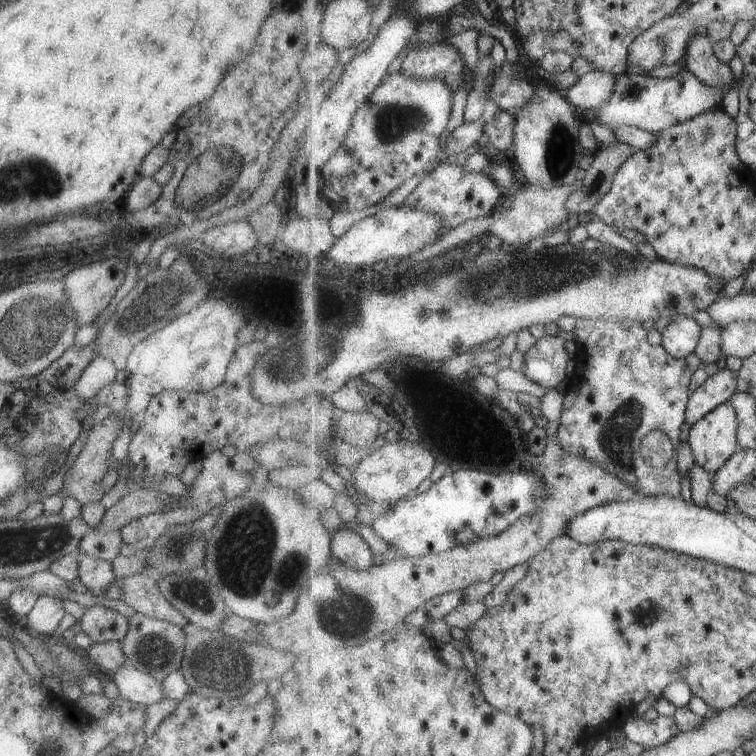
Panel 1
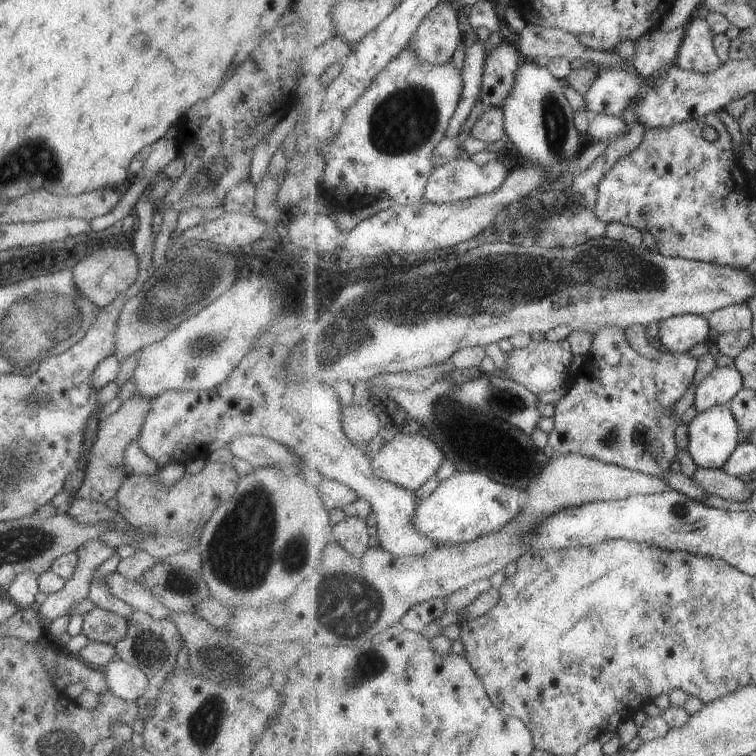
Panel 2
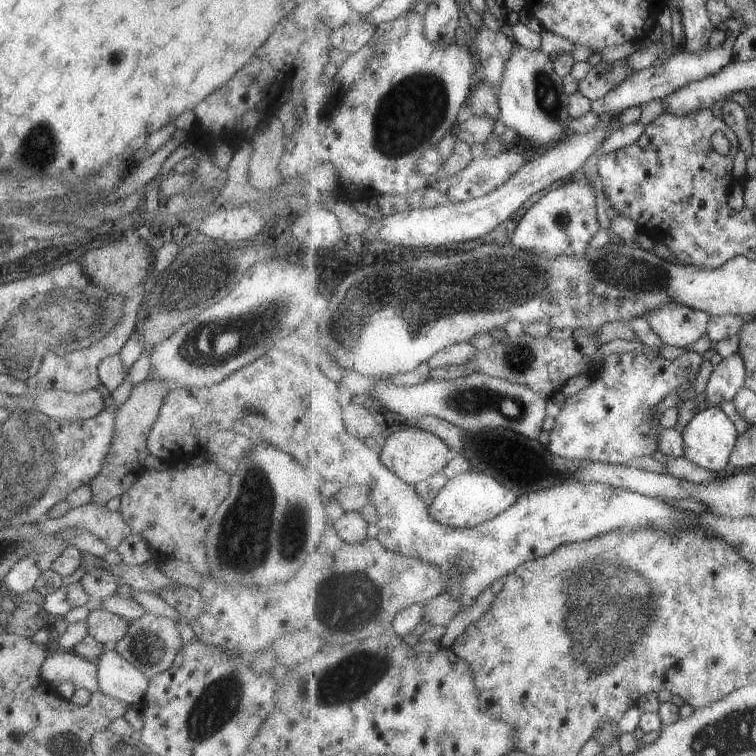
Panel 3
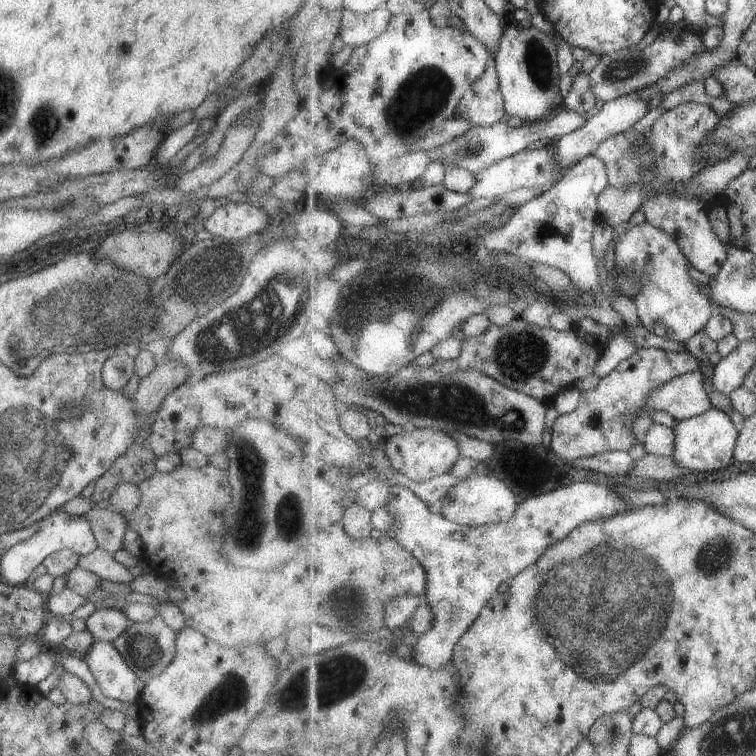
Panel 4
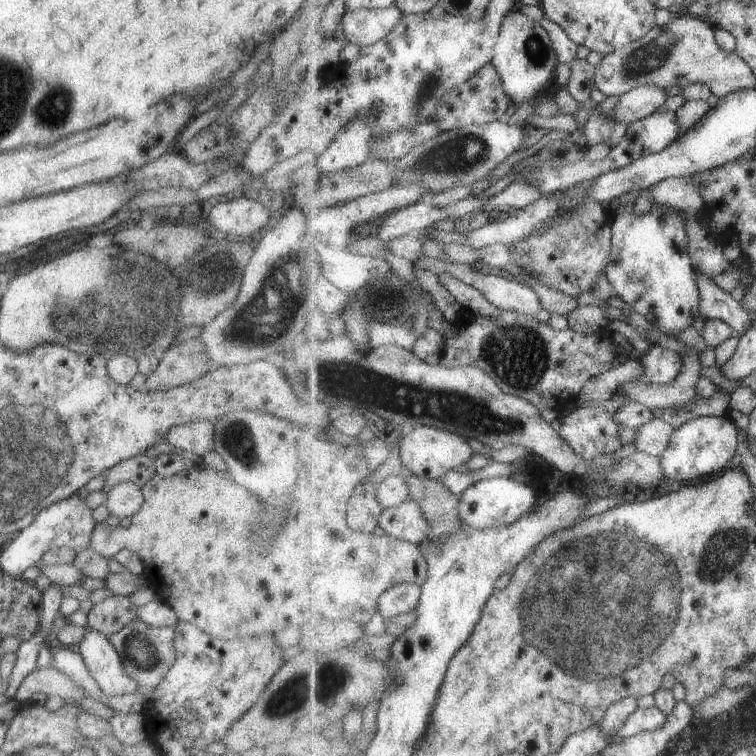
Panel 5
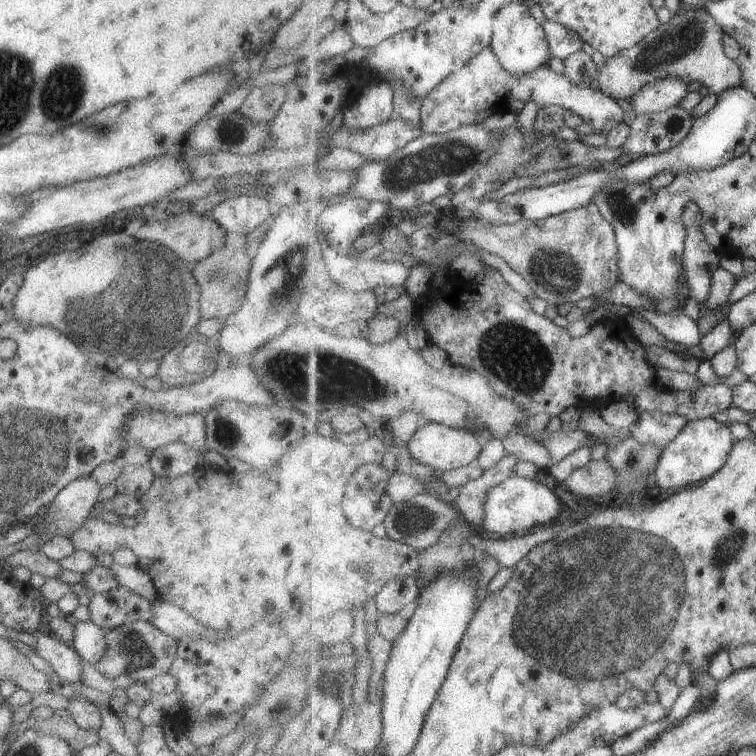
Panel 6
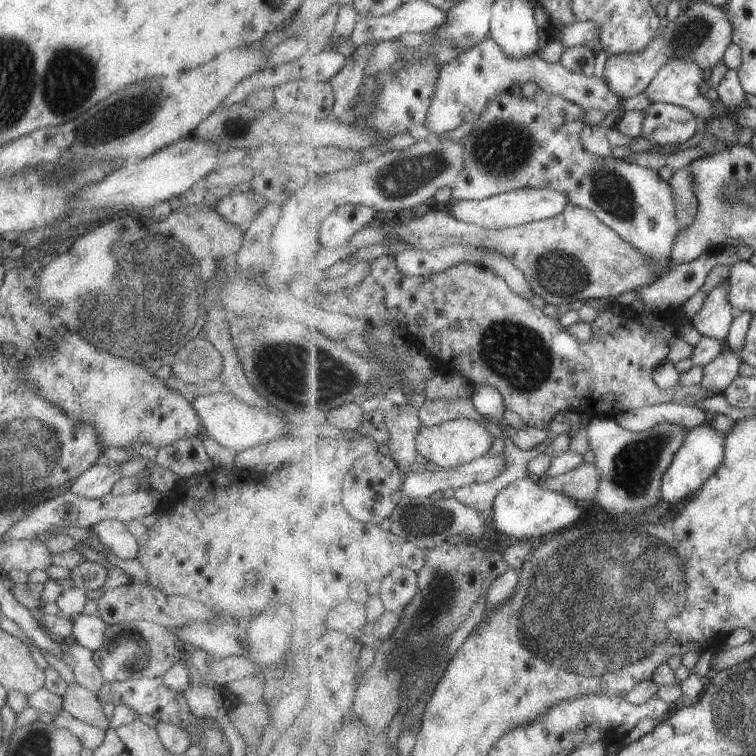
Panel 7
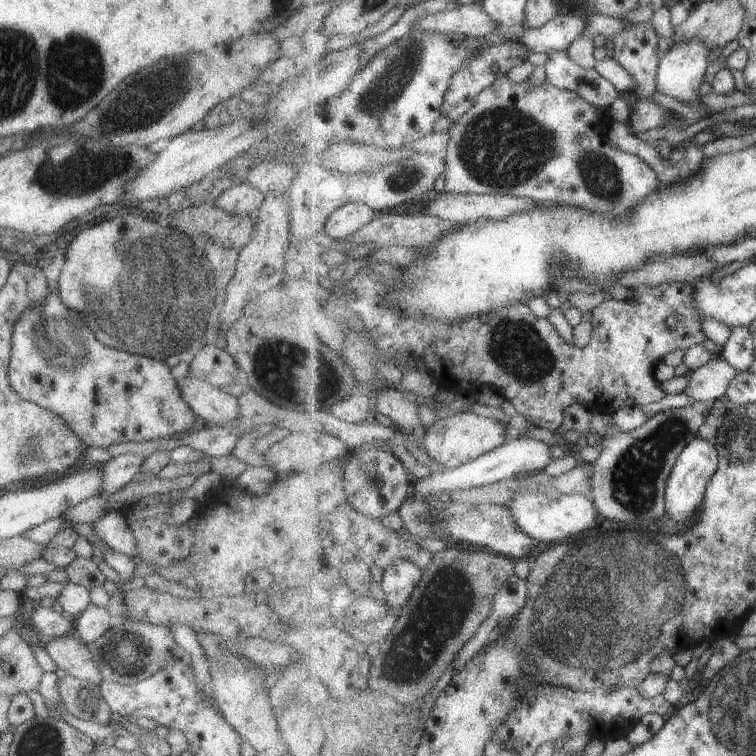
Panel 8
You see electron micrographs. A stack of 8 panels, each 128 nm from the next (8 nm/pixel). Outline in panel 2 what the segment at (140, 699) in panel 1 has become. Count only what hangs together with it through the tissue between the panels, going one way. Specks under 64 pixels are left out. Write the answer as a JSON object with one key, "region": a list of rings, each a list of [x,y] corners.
{"region":[[[119,658],[109,660],[102,671],[107,688],[121,700],[135,701],[148,687],[147,677]]]}

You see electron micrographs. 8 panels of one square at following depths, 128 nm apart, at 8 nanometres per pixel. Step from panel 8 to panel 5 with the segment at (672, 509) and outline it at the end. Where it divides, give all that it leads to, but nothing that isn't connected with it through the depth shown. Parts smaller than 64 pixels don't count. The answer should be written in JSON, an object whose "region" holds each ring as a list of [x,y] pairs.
{"region":[[[708,416],[693,418],[676,427],[667,450],[661,456],[663,474],[671,482],[686,484],[702,476],[711,476],[730,465],[737,454],[737,426],[729,417]]]}

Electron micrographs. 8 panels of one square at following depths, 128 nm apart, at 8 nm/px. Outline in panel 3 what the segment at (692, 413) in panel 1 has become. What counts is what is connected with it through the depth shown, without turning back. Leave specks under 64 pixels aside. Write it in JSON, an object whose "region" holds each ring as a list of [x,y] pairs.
{"region":[[[741,352],[724,357],[713,368],[701,397],[713,404],[713,407],[720,407],[721,404],[734,400],[739,391],[746,386],[747,377],[747,362]]]}

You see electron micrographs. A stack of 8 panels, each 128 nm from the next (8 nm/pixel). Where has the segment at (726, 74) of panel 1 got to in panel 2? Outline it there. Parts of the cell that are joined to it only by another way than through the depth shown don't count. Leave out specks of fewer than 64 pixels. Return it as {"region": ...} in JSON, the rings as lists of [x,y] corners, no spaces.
{"region":[[[699,12],[687,26],[687,32],[679,50],[677,63],[685,70],[709,74],[722,66],[714,43],[714,31],[705,13]]]}

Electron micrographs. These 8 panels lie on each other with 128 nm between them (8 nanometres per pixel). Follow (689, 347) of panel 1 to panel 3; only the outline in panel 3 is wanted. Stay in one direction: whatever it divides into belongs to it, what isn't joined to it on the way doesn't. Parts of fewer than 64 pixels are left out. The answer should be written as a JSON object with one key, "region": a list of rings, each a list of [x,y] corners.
{"region":[[[667,302],[643,318],[663,344],[681,348],[708,334],[711,317],[711,314],[685,306],[683,302]]]}

